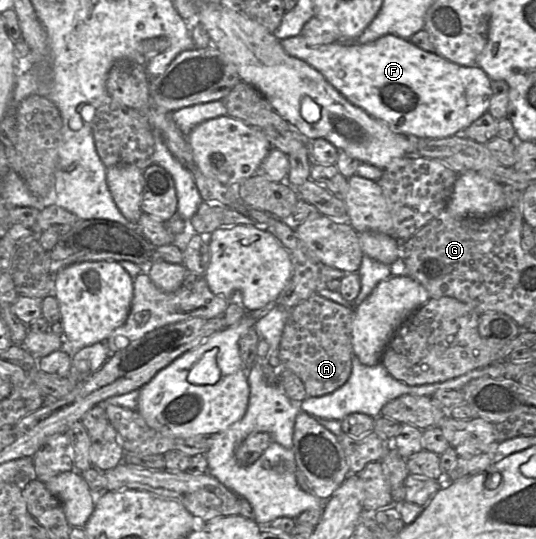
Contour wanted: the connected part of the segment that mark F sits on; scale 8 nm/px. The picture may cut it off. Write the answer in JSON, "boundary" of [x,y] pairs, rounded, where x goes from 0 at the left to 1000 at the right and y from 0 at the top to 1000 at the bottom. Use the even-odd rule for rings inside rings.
{"boundary":[[[558,63],[524,74],[524,83],[534,98],[569,113],[595,132],[649,187],[718,224],[728,239],[741,247],[787,256],[838,254],[860,245],[910,208],[914,143],[901,128],[847,117],[812,96],[784,91],[763,72],[722,63],[675,83],[640,83],[623,78],[576,85],[571,72]]]}

